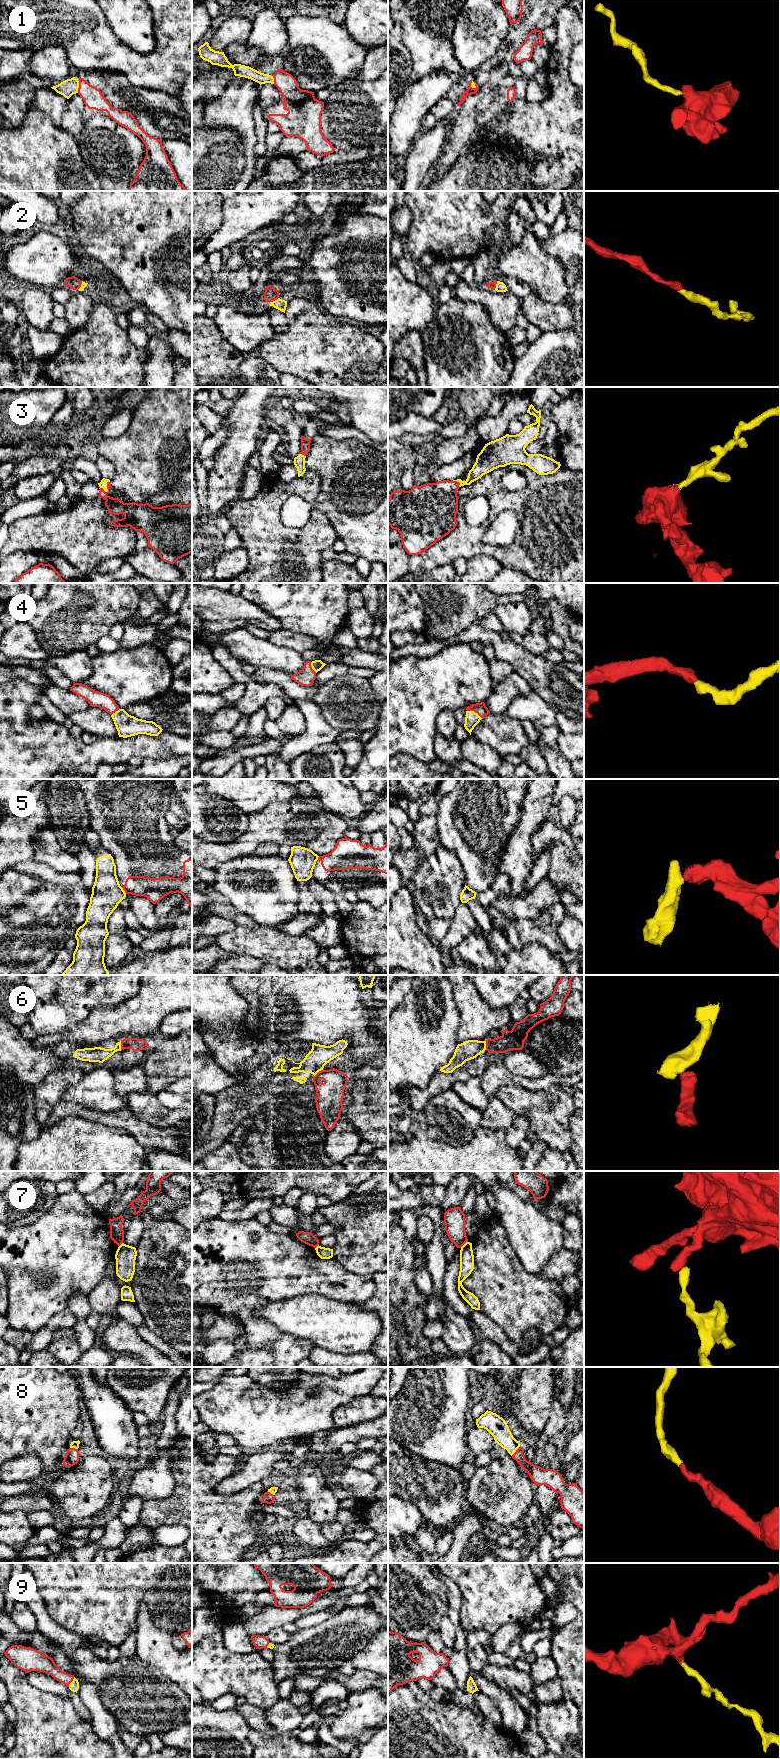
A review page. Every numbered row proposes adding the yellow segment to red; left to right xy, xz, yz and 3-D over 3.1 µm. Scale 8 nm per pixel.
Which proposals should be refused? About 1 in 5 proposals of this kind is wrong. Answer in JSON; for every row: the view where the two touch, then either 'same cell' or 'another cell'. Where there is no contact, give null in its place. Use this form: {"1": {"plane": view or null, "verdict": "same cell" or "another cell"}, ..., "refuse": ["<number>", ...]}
{"1": {"plane": "xy", "verdict": "same cell"}, "2": {"plane": "xz", "verdict": "same cell"}, "3": {"plane": "yz", "verdict": "same cell"}, "4": {"plane": "yz", "verdict": "same cell"}, "5": {"plane": "xy", "verdict": "another cell"}, "6": {"plane": "xz", "verdict": "another cell"}, "7": {"plane": "yz", "verdict": "another cell"}, "8": {"plane": "yz", "verdict": "same cell"}, "9": {"plane": "xy", "verdict": "same cell"}, "refuse": ["5", "6", "7"]}

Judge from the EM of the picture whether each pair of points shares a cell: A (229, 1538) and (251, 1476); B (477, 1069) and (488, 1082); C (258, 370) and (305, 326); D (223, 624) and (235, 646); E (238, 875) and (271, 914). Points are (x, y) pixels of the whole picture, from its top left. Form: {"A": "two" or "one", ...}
{"A": "two", "B": "two", "C": "two", "D": "two", "E": "one"}

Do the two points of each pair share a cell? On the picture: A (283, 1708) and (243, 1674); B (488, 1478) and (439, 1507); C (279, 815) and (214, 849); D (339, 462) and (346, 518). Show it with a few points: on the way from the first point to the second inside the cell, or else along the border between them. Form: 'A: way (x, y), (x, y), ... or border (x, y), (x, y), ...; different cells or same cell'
A: border (279, 1698), (274, 1704), (264, 1710); different cells
B: border (465, 1486), (465, 1498), (467, 1501); different cells
C: way (263, 828), (246, 844), (230, 849); same cell
D: way (333, 476), (328, 485), (342, 500), (342, 504); same cell

